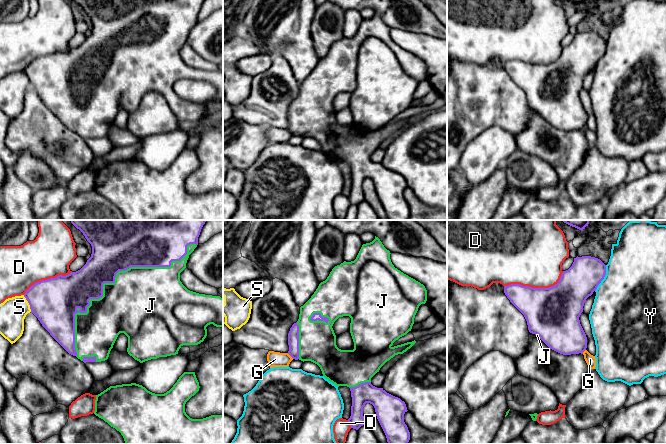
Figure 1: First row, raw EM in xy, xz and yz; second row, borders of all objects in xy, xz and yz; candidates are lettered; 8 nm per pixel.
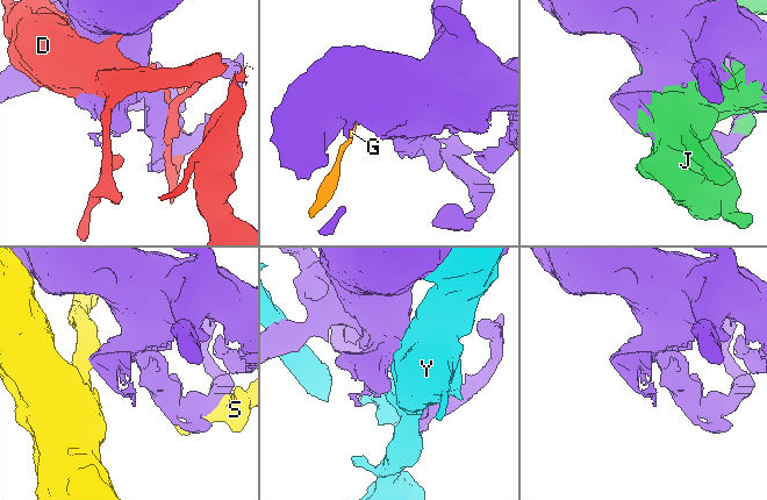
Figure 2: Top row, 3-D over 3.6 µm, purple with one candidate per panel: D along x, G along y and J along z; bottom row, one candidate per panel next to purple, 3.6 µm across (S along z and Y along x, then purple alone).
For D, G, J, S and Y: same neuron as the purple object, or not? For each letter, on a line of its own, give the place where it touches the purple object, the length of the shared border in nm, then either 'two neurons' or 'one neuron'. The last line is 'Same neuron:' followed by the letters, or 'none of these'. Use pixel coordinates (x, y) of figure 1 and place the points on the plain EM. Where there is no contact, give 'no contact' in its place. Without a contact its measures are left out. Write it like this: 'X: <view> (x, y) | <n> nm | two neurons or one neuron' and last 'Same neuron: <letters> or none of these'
D: yz (536, 64) | 500 nm | two neurons
G: xz (290, 131) | 70 nm | two neurons
J: xy (112, 58) | 1300 nm | one neuron
S: xy (28, 78) | 150 nm | two neurons
Y: yz (603, 54) | 240 nm | two neurons
Same neuron: J

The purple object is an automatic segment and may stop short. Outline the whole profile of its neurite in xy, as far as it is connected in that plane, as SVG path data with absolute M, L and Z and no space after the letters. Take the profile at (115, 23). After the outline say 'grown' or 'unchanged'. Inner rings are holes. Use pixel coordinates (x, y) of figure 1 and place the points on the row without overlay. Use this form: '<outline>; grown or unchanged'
M73 0L79 5L92 22L91 33L78 47L66 52L42 56L32 61L24 70L33 89L50 111L71 131L86 138L101 138L108 135L111 125L120 109L128 113L127 128L135 136L143 139L159 133L178 130L183 121L198 121L207 112L206 103L213 100L223 103L223 74L199 70L188 66L180 57L180 49L186 44L189 31L198 21L198 13L204 0Z; grown

